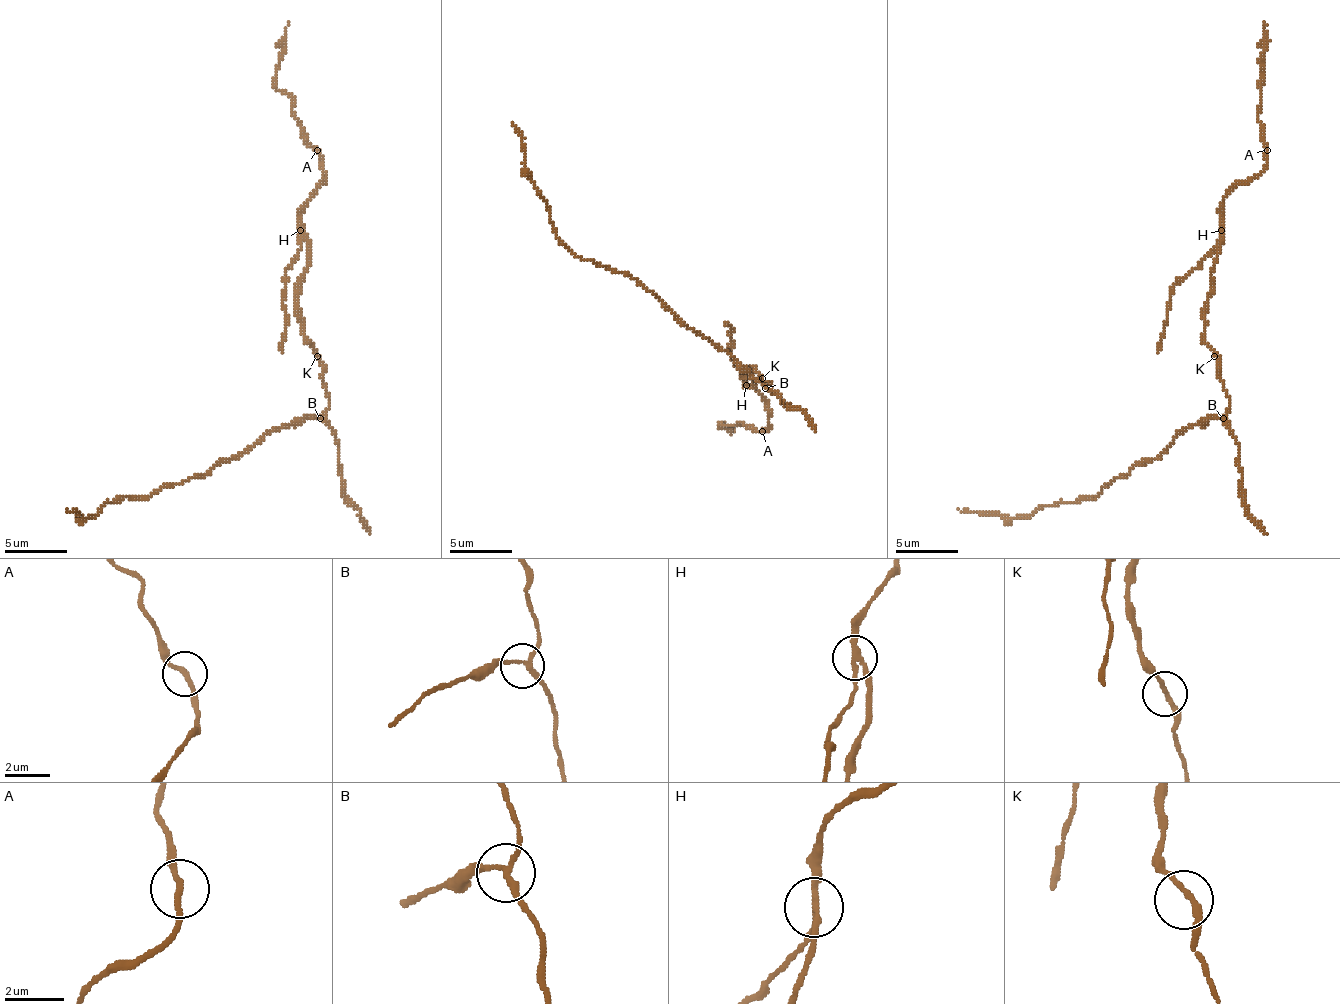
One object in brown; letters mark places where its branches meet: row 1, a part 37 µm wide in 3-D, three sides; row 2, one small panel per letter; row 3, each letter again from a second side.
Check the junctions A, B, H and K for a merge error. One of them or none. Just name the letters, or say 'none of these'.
H

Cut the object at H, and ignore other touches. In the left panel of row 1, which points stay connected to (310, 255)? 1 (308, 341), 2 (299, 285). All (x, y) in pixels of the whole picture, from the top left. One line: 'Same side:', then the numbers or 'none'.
Same side: 1, 2

